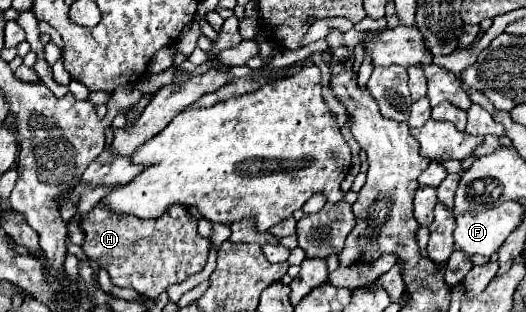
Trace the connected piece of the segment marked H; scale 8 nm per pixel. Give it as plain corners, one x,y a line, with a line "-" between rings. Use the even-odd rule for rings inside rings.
100,202
82,218
80,226
86,234
84,254
100,262
116,286
134,288
142,296
160,296
168,286
200,272
210,252
210,240
198,234
198,220
180,204
168,208
156,220
140,220
116,214

